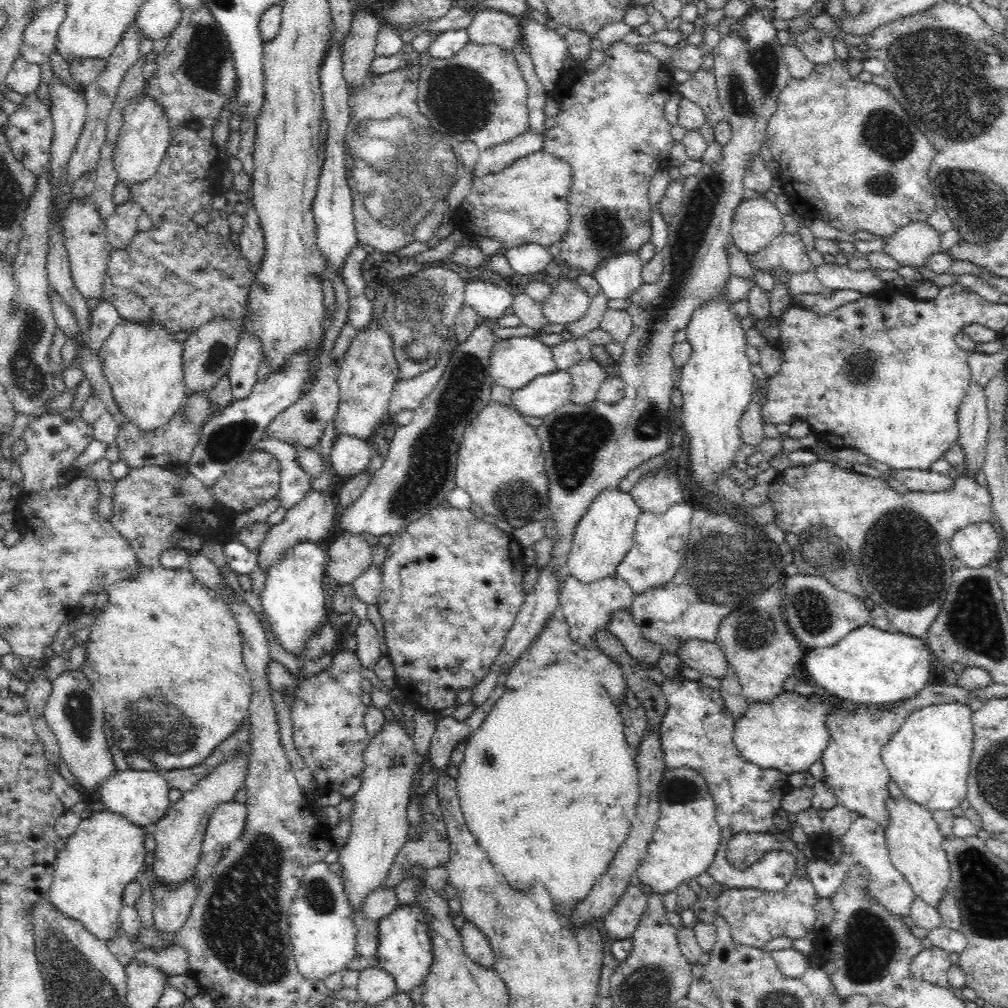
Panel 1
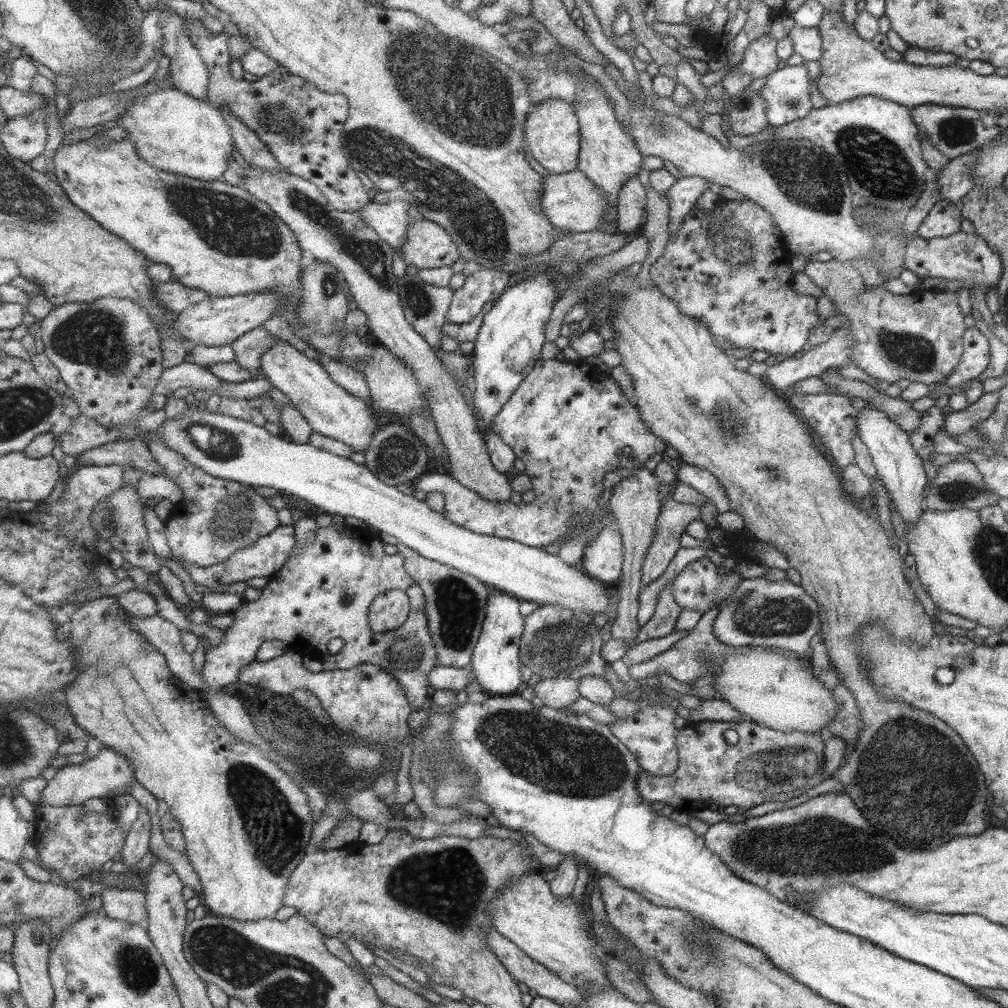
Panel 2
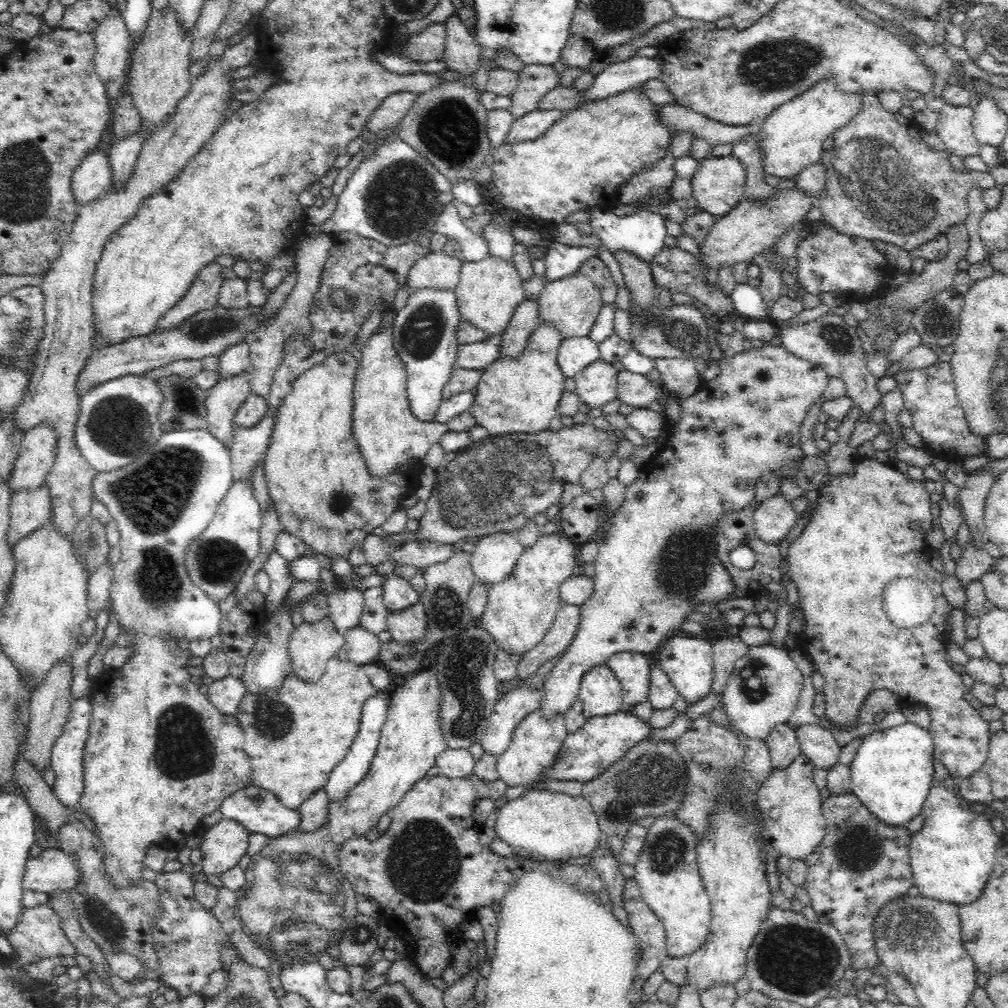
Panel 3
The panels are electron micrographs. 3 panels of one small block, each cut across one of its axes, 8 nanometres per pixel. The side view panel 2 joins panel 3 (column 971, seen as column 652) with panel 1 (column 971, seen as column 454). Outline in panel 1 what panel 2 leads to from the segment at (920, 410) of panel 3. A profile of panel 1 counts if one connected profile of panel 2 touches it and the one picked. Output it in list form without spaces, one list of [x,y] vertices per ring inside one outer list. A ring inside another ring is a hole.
[[[822,460],[808,465],[793,464],[781,472],[777,471],[769,484],[766,500],[773,506],[773,522],[784,534],[792,533],[799,537],[808,528],[818,526],[846,543],[867,598],[886,611],[889,623],[897,628],[897,632],[923,640],[953,581],[950,544],[954,534],[970,524],[991,522],[995,518],[988,489],[963,474],[953,481],[952,488],[942,492],[899,494],[880,475],[860,468],[842,469]]]

